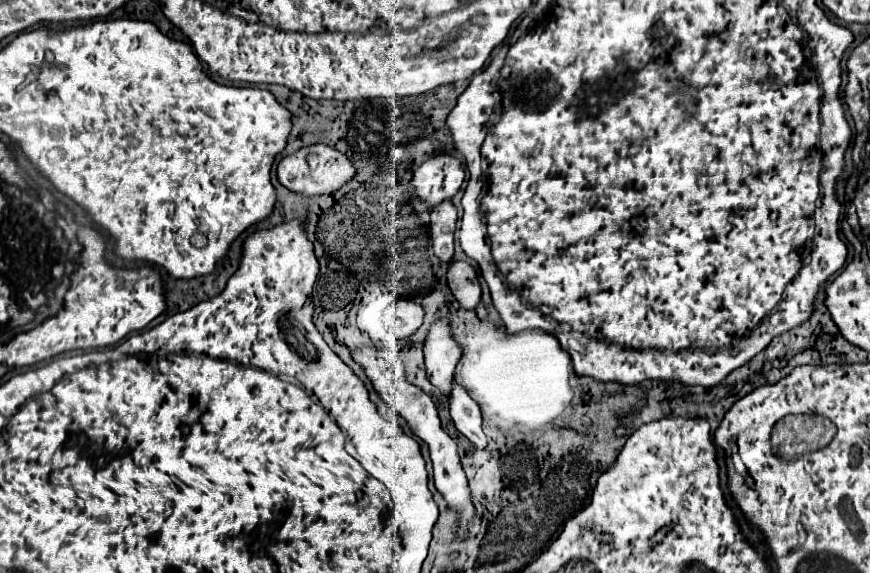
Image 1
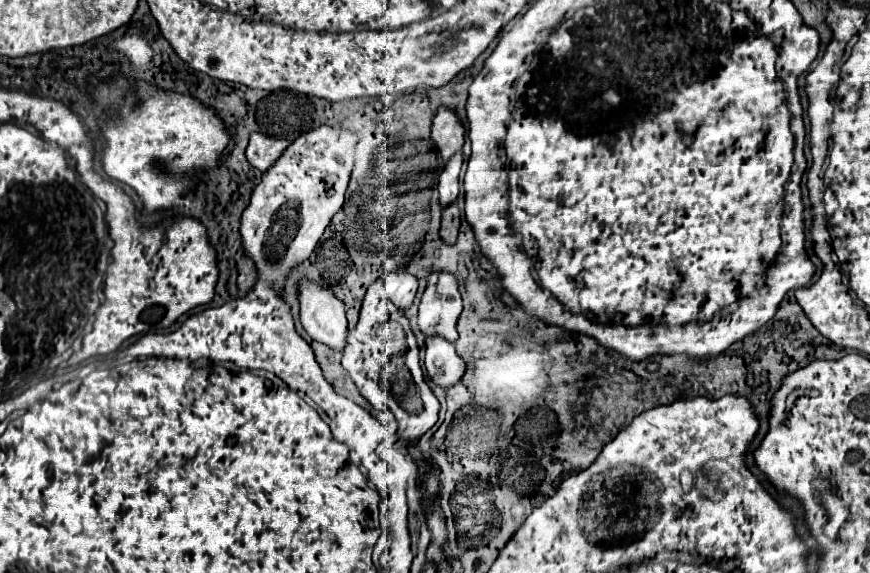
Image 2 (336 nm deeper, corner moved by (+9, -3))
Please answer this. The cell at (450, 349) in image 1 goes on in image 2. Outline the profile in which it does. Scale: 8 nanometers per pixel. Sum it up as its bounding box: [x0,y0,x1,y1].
[419,272,463,344]

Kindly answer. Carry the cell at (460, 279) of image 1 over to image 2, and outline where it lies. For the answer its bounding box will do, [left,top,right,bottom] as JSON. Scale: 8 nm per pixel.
[439,204,459,246]

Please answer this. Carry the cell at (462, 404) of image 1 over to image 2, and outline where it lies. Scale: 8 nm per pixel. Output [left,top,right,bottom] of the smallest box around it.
[425,338,465,390]

